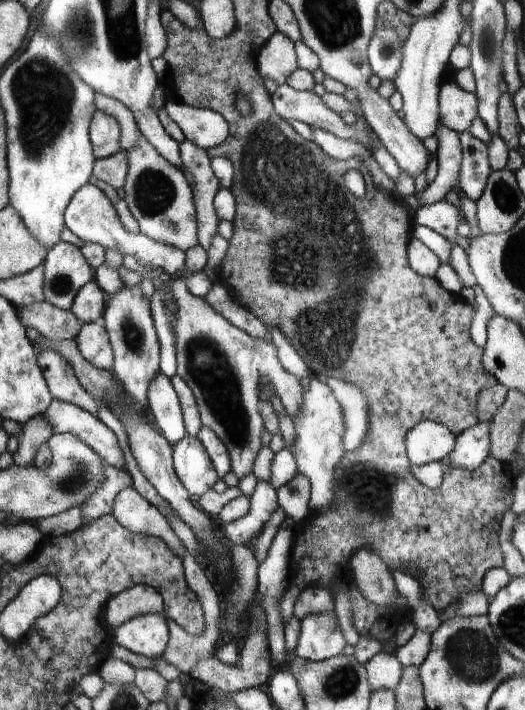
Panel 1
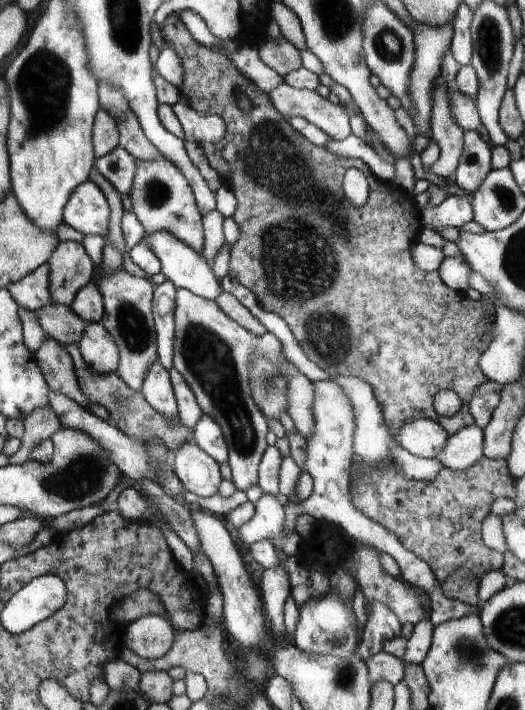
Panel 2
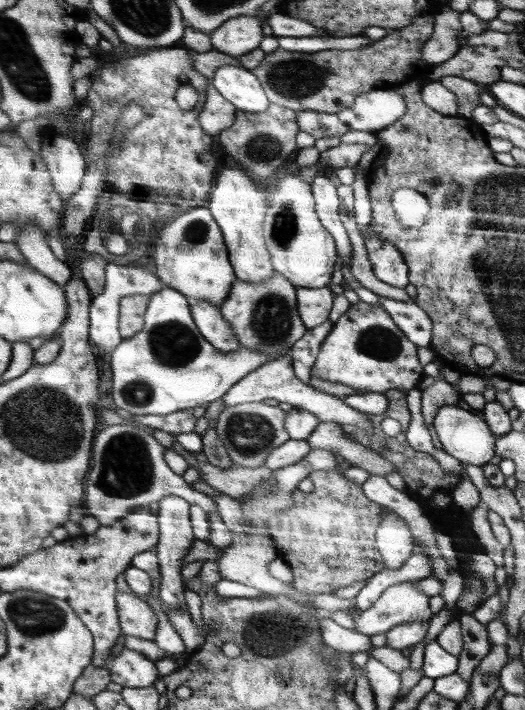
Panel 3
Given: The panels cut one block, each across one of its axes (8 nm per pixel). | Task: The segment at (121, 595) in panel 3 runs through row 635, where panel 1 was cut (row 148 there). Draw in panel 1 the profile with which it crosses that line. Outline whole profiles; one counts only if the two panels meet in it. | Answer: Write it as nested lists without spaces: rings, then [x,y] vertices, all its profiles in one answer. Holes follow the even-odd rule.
[[[142,133],[138,144],[127,150],[130,174],[124,185],[125,199],[141,224],[142,233],[164,244],[188,250],[198,244],[198,224],[194,194],[185,173],[176,168]]]

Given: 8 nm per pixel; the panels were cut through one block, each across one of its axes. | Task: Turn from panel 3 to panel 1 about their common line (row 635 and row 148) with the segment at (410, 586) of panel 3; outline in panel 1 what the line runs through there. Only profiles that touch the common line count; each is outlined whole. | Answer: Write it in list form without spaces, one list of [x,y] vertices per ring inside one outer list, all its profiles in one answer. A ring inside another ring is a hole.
[[[284,83],[280,84],[280,86],[276,88],[276,92],[271,94],[271,102],[274,104],[275,112],[280,115],[280,118],[287,121],[302,120],[312,128],[316,126],[316,128],[320,128],[320,130],[324,130],[324,132],[330,132],[330,134],[334,134],[334,136],[337,136],[338,138],[356,140],[356,142],[364,144],[364,148],[368,148],[370,152],[373,152],[372,148],[374,148],[375,132],[368,126],[368,123],[362,114],[362,110],[360,110],[360,102],[358,102],[356,92],[347,88],[344,98],[346,98],[346,100],[356,108],[356,112],[358,112],[358,117],[354,126],[344,123],[344,120],[340,118],[340,114],[328,108],[313,91],[297,91],[291,86],[288,86],[287,83]]]

